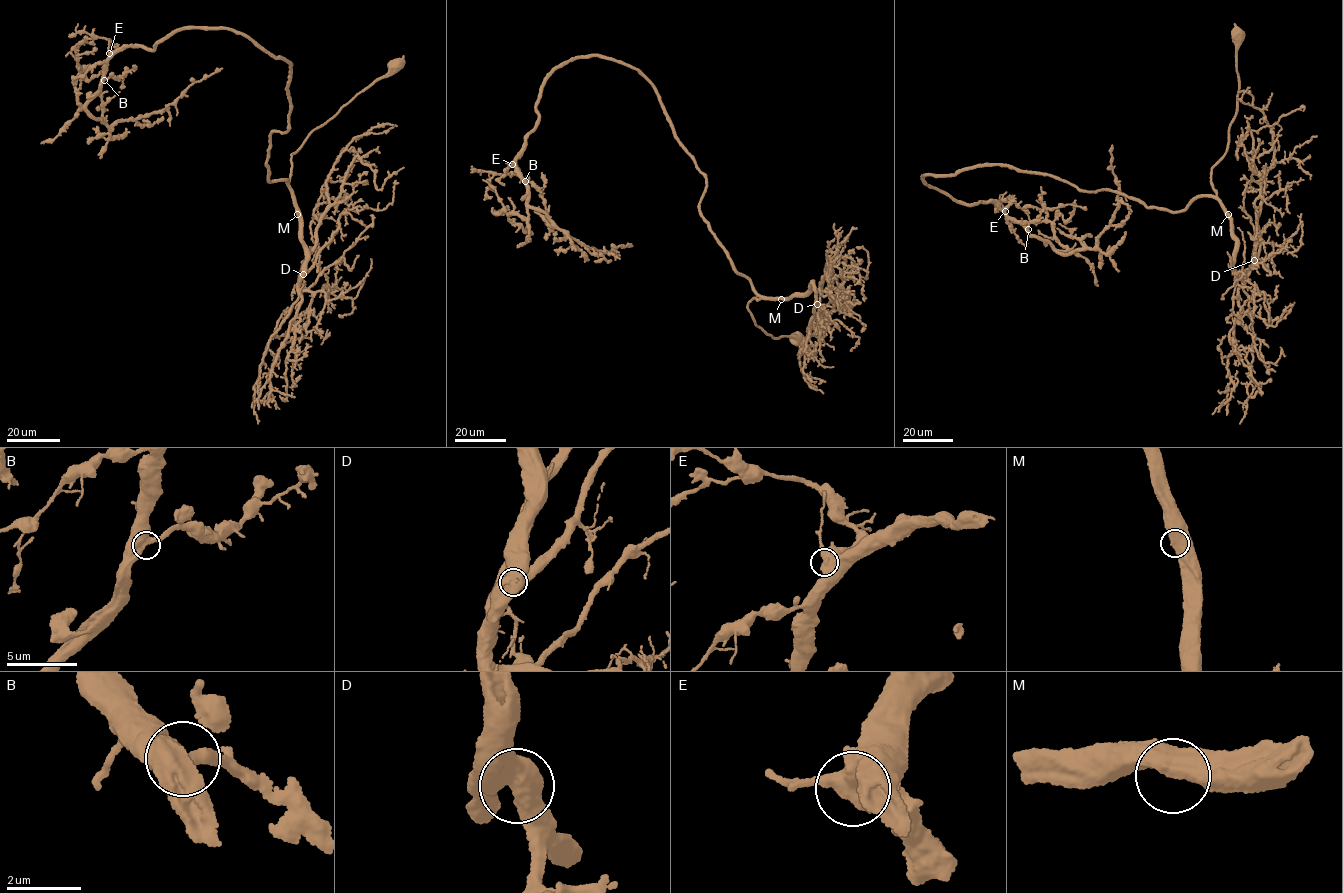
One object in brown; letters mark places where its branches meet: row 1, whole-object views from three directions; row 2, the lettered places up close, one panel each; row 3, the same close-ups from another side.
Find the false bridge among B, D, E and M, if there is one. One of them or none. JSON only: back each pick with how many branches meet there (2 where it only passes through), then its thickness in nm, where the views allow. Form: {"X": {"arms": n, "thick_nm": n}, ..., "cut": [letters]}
{"cut": []}

